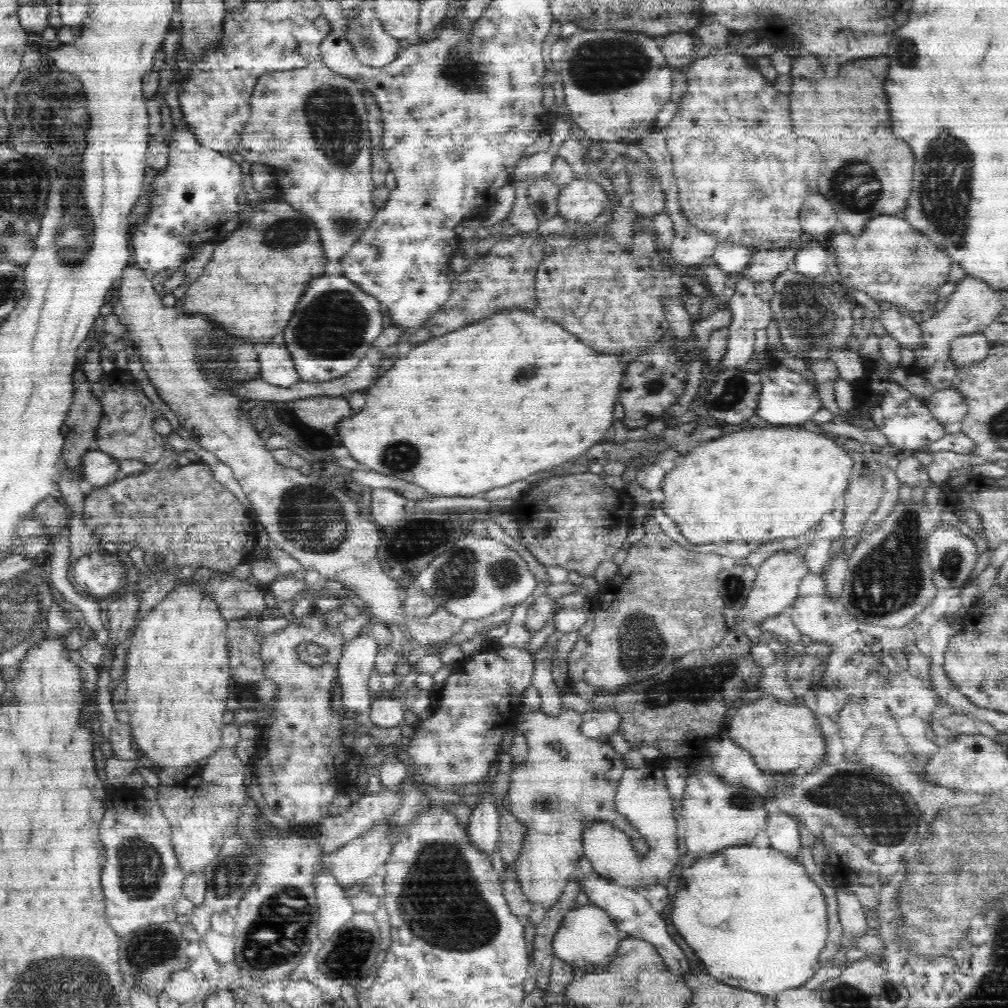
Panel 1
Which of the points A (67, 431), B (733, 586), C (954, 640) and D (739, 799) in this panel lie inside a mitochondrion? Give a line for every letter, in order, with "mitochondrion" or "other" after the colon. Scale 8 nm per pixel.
A: other
B: mitochondrion
C: other
D: mitochondrion

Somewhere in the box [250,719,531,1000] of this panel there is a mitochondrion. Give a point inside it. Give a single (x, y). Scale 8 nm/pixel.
(440, 902)

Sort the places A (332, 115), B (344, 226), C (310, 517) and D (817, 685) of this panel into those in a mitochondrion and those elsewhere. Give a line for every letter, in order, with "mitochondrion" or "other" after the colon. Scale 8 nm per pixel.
A: mitochondrion
B: mitochondrion
C: mitochondrion
D: other

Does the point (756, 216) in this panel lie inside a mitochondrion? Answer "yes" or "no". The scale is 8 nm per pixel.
no

